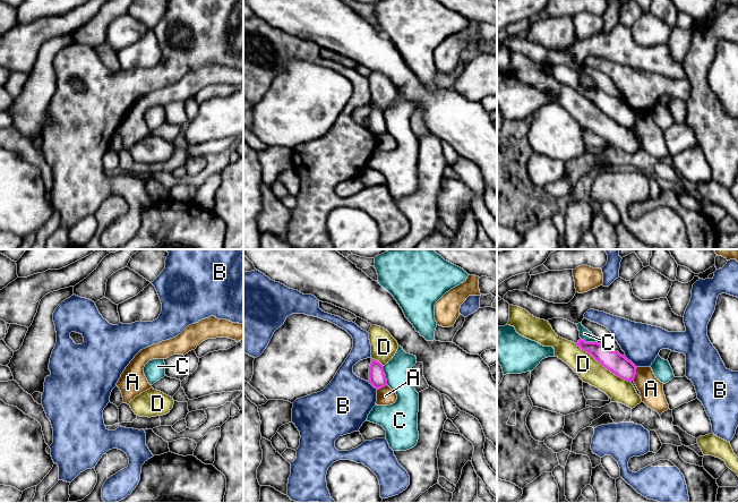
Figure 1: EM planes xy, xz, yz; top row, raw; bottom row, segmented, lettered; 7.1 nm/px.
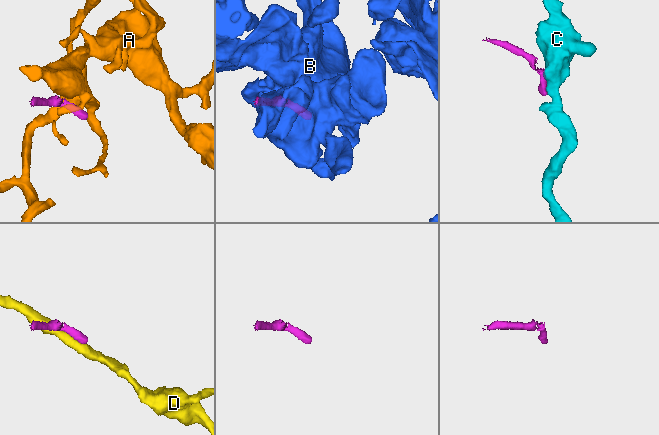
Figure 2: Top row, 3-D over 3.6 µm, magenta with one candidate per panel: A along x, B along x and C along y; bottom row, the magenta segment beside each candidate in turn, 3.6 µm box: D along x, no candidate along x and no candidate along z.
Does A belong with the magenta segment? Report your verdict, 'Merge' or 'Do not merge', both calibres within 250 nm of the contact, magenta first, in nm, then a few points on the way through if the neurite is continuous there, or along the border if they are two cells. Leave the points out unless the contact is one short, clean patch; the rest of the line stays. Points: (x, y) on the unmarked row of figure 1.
Do not merge. Thickness 150 nm (magenta) against 170 nm. Boundary: yz (637, 113), (633, 126)

